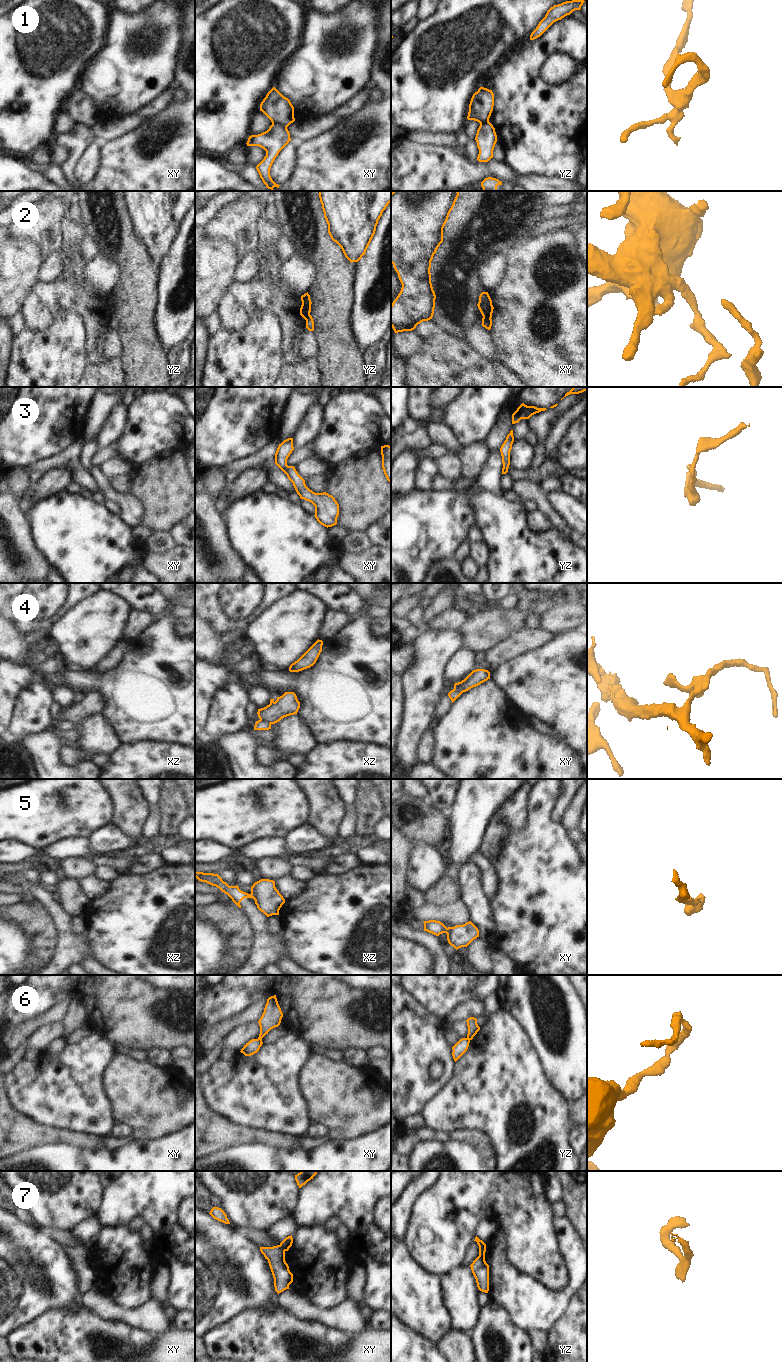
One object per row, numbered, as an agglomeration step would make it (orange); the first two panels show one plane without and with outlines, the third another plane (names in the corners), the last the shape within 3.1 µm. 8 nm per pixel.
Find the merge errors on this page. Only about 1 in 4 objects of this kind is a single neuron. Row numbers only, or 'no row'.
1, 2, 4, 5, 6, 7

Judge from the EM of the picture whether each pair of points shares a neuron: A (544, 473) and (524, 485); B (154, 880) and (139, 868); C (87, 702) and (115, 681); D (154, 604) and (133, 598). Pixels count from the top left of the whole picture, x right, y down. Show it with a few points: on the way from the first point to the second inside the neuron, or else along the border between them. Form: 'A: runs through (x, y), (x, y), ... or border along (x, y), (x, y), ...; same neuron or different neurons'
A: border along (514, 480), (528, 479), (538, 483); different neurons
B: border along (153, 869), (145, 873), (123, 876); different neurons
C: border along (89, 691), (99, 694), (103, 702), (101, 713); different neurons
D: runs through (149, 600), (138, 599); same neuron

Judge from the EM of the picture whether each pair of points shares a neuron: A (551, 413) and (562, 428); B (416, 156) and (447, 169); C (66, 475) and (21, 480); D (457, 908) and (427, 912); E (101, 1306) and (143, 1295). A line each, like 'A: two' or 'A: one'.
A: two
B: one
C: two
D: one
E: two

